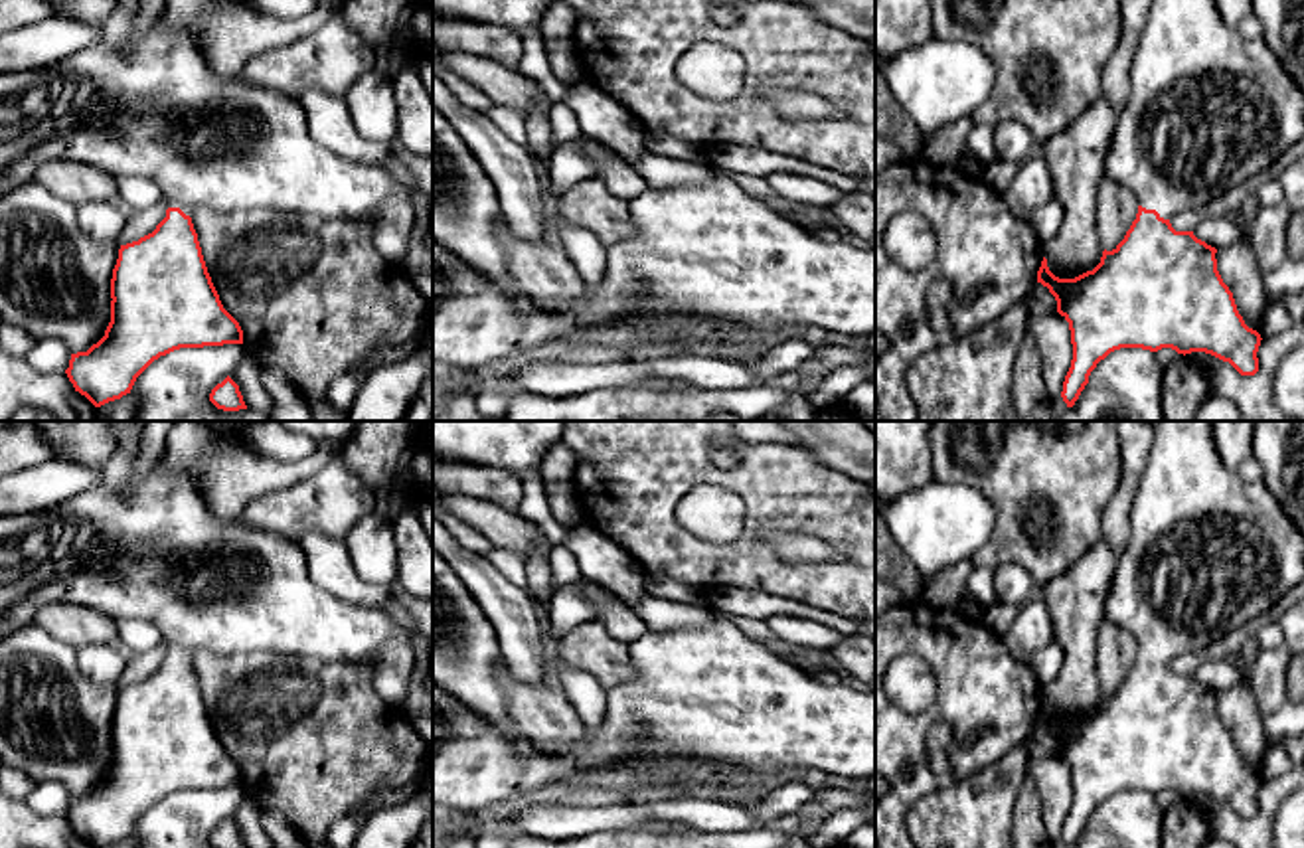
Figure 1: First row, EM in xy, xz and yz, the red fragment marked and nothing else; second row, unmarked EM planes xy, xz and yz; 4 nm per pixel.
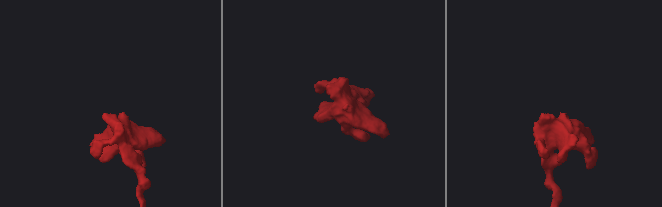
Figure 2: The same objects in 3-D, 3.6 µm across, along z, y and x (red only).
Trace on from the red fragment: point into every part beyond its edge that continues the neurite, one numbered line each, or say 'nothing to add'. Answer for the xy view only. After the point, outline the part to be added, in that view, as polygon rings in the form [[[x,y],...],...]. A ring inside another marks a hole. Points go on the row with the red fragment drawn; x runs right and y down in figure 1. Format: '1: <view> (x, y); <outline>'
1: xy (151, 107); [[[117,0],[97,43],[41,69],[0,73],[0,198],[34,182],[36,170],[53,160],[77,162],[113,178],[154,182],[168,208],[192,217],[198,208],[211,212],[273,210],[324,219],[369,221],[381,257],[401,267],[415,225],[413,194],[385,168],[338,156],[308,130],[300,101],[215,71],[194,34],[168,28],[162,14],[142,36],[132,36],[140,0]]]

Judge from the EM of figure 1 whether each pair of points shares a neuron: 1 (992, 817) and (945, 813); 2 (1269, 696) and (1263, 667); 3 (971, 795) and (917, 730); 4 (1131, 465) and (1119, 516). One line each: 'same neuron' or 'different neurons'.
1: same neuron
2: same neuron
3: different neurons
4: same neuron

